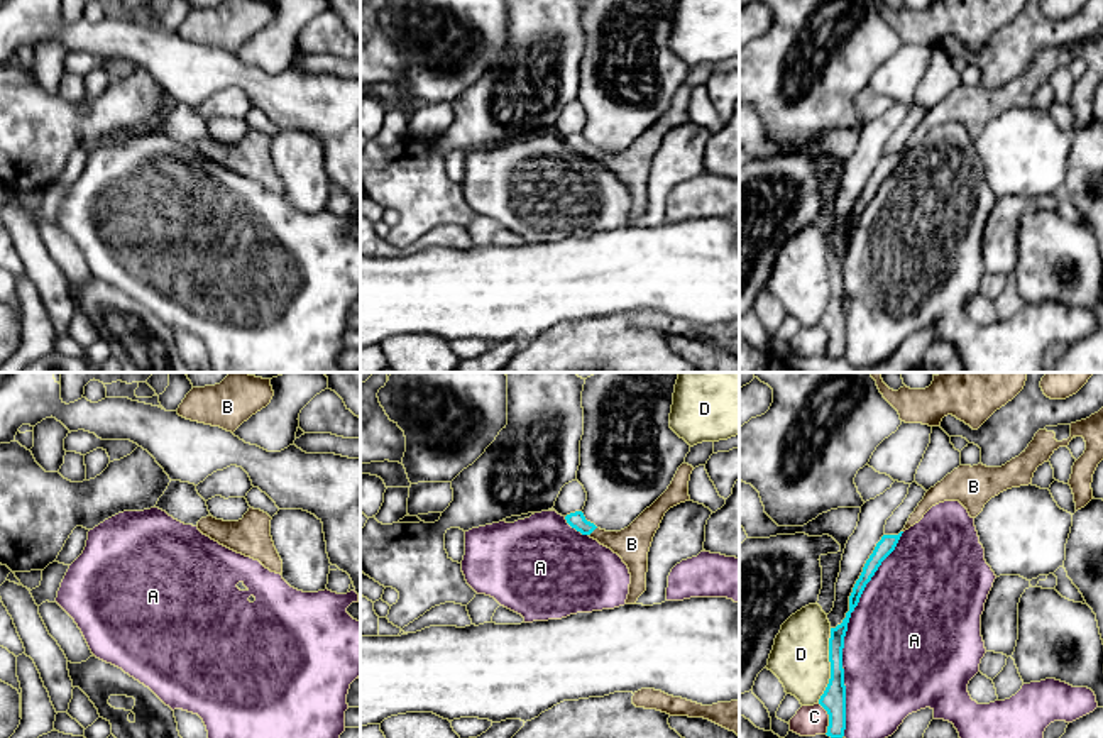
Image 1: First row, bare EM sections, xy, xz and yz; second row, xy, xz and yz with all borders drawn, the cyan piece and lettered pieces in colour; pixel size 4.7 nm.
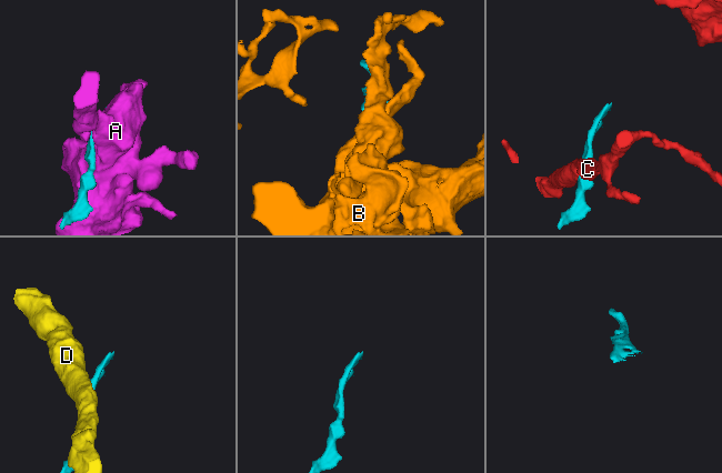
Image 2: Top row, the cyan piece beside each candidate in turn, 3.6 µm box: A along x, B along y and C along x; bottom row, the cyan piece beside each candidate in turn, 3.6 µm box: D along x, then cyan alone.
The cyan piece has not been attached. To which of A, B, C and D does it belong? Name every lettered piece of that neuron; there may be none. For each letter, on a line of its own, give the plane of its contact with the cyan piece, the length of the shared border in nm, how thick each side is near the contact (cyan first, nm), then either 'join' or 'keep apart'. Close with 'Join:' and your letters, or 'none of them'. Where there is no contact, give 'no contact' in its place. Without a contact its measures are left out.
A: contact in yz; length 1000 nm; calibres 80 and 500 nm; keep apart
B: contact in xz; length 60 nm; calibres 80 and 160 nm; join
C: contact in yz; length 160 nm; calibres 120 and 140 nm; keep apart
D: contact in yz; length 360 nm; calibres 120 and 280 nm; keep apart
Join: B

